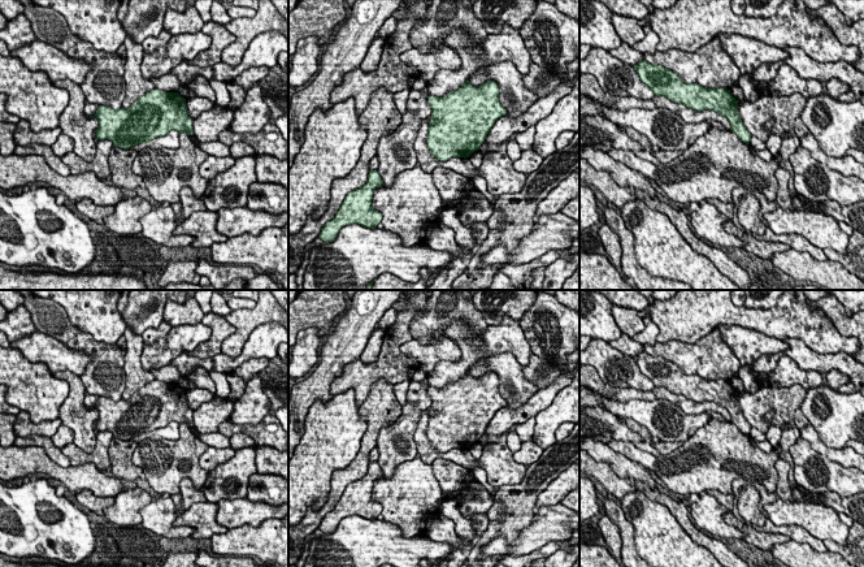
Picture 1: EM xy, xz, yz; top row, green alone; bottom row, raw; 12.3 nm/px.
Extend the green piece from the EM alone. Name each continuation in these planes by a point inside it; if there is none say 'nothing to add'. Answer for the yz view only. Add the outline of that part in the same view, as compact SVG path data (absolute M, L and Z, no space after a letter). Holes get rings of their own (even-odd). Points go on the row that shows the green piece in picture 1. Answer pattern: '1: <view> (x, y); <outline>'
nothing to add

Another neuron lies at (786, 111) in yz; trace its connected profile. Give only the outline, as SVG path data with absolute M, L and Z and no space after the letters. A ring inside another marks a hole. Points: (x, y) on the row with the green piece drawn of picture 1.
M802 94L789 96L760 96L756 101L739 101L738 113L746 129L752 137L765 142L772 134L781 139L809 134L803 124L800 113L807 99Z

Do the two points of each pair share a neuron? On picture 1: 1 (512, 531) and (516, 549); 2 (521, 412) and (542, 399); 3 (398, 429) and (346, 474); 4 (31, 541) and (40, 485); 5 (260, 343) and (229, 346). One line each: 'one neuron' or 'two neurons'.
1: two neurons
2: one neuron
3: two neurons
4: one neuron
5: two neurons

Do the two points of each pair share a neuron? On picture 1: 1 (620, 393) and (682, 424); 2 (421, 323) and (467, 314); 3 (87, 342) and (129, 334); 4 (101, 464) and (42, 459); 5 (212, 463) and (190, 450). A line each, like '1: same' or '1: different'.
1: different
2: same
3: different
4: different
5: different

